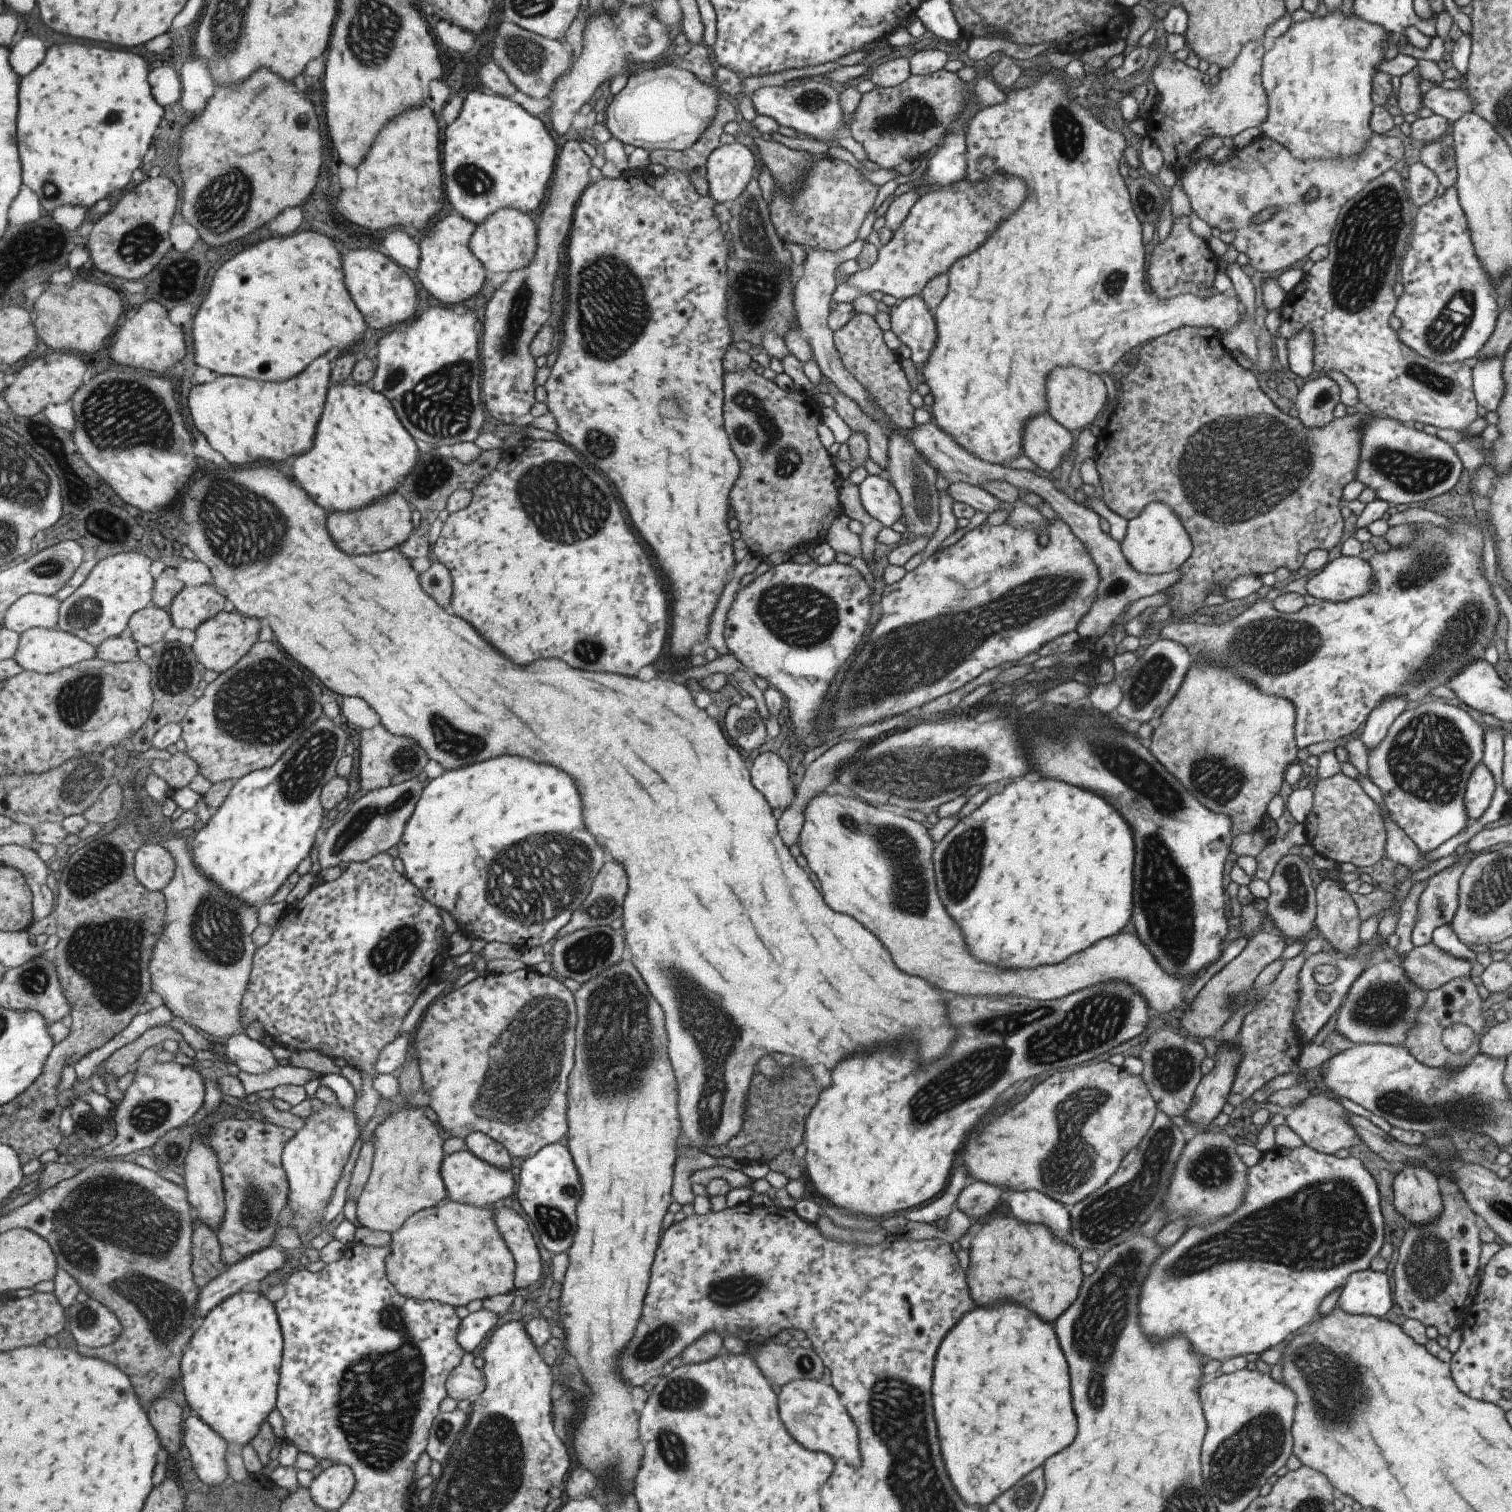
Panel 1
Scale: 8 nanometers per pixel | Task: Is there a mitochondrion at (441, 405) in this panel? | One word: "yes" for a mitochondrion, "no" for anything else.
yes

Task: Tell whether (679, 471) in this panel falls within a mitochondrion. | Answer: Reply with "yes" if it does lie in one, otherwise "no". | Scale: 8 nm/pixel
no

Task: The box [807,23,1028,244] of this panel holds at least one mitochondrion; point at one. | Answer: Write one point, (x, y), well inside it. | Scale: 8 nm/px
(913, 115)

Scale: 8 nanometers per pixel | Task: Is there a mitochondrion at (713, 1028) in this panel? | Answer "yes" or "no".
yes

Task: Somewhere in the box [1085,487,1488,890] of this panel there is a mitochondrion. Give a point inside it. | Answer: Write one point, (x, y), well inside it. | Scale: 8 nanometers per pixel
(1427, 759)

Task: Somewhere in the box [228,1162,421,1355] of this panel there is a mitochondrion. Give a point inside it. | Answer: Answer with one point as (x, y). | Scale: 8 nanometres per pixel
(255, 1208)

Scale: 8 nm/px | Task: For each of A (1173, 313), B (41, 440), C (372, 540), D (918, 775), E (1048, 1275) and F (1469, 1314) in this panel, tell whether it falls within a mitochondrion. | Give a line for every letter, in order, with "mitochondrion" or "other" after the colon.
A: other
B: mitochondrion
C: other
D: mitochondrion
E: other
F: other

